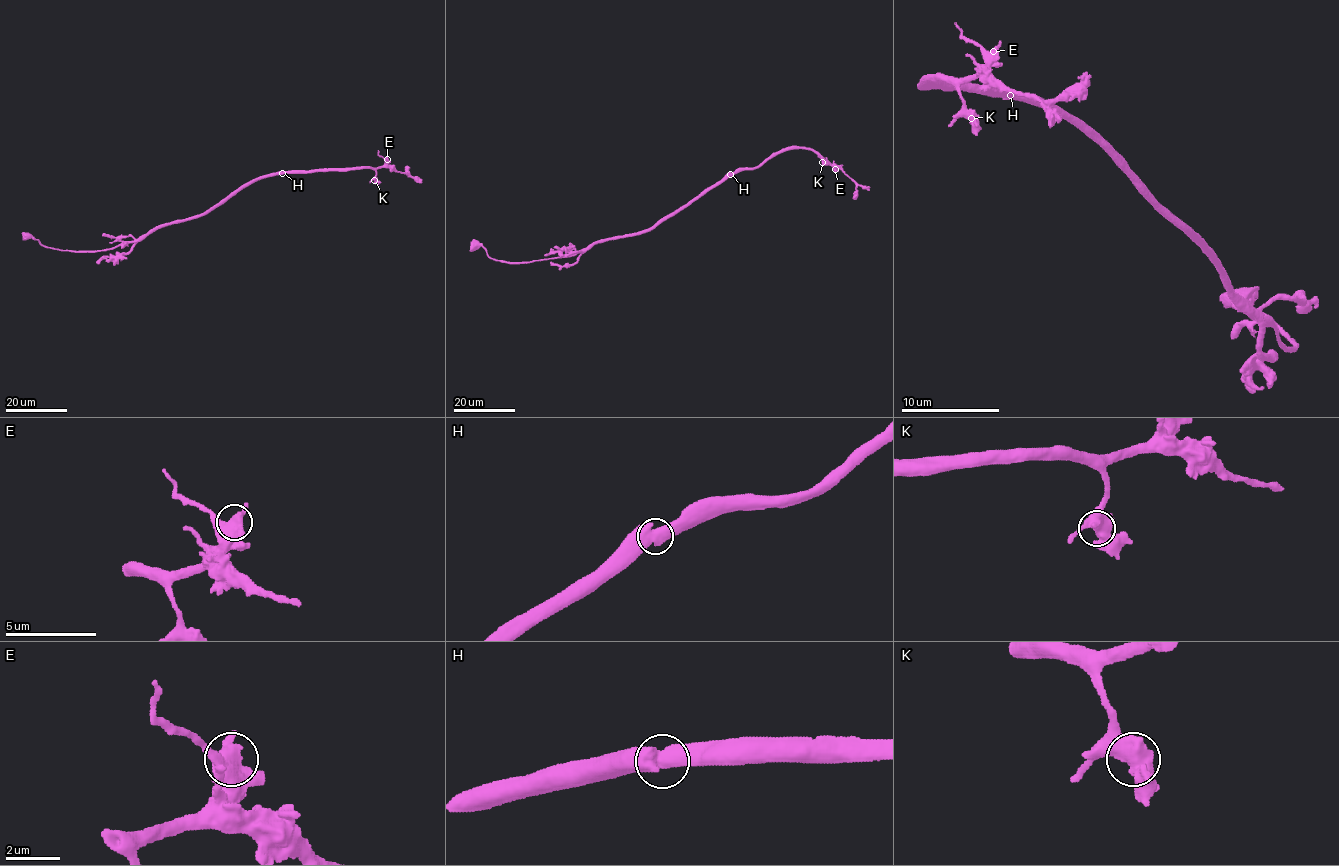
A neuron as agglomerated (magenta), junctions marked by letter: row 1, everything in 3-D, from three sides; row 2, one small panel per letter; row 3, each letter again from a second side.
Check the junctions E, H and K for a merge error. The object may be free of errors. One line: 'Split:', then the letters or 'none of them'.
Split: none of them

